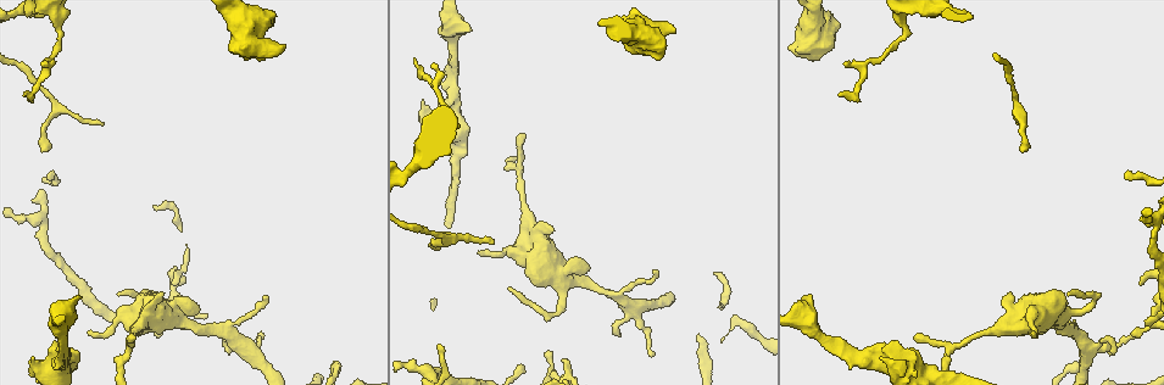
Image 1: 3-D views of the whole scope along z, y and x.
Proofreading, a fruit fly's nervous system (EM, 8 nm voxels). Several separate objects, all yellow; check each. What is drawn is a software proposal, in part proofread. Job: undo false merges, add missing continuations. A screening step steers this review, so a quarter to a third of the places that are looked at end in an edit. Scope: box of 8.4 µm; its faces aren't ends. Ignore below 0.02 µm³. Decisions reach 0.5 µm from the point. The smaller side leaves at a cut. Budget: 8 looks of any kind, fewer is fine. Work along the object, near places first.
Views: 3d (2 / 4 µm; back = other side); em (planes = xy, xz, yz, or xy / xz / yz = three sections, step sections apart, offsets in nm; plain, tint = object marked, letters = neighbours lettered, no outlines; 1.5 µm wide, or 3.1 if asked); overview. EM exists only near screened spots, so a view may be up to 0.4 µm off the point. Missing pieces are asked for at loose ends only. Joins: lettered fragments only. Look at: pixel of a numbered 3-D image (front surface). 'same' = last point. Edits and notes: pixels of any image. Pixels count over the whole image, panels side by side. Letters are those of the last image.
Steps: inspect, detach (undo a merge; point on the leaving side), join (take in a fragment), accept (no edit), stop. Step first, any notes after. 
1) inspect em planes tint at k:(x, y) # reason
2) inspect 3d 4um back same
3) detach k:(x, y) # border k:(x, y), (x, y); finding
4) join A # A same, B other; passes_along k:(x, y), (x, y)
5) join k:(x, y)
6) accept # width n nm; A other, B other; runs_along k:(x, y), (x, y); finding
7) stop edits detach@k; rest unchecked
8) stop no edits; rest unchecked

inspect em planes letters at 1:(283, 44) # free end

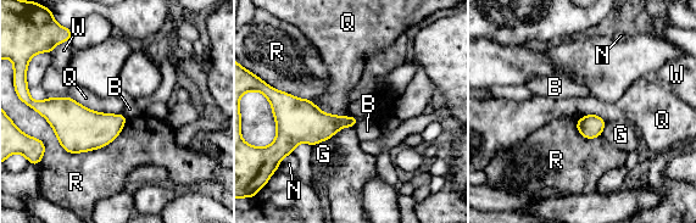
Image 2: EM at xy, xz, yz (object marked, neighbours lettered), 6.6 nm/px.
accept # B other, G other, N other, Q other, R other, W other; none of them fits

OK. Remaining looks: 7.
inspect em planes letters at 1:(469, 31) # free end

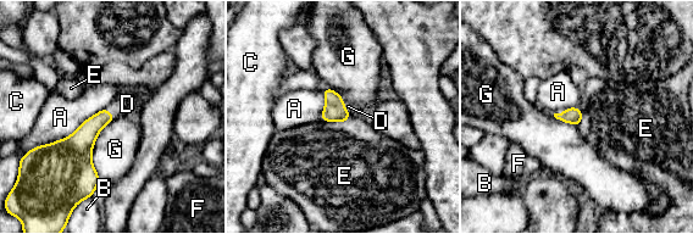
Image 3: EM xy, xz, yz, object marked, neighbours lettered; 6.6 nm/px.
join D # A other, B other, C other, D same, E other, F other, G other; passes_along 3:(82, 140), (109, 113), (127, 104); it goes on there

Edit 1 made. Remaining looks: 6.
inspect 3d 2um at 1:(509, 291) # an open end

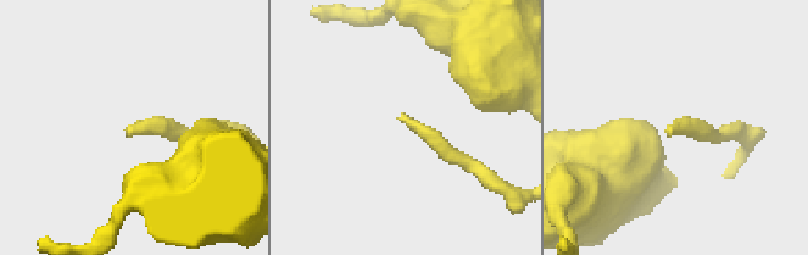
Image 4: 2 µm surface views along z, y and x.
inspect em planes letters at 4:(402, 120) # now the EM

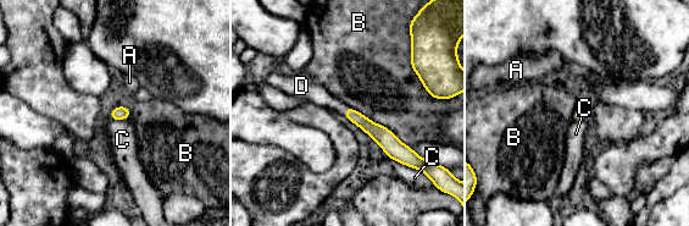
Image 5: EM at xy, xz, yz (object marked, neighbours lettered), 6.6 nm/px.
join D # A other, B other, C other, D same; passes_along 5:(374, 131), (345, 110), (314, 93); the neuron continues

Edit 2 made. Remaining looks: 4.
stop edits join@3, join@5; rest unchecked

